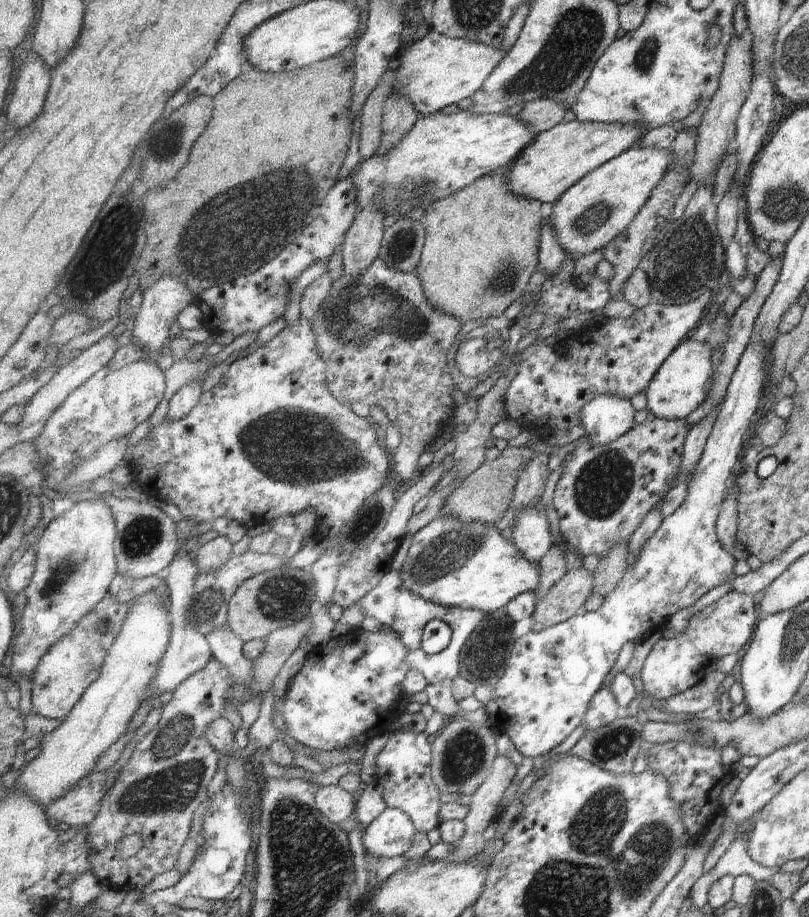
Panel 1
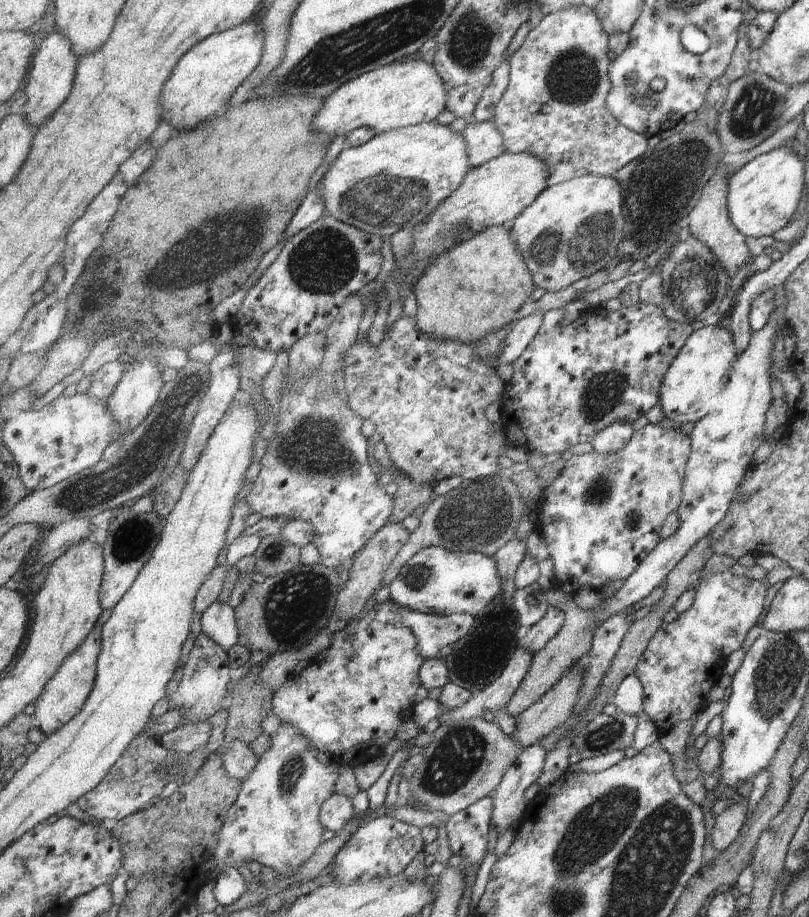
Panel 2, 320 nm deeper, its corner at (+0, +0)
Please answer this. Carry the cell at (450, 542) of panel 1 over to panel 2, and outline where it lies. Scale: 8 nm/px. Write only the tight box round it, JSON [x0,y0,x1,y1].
[388,546,504,616]

